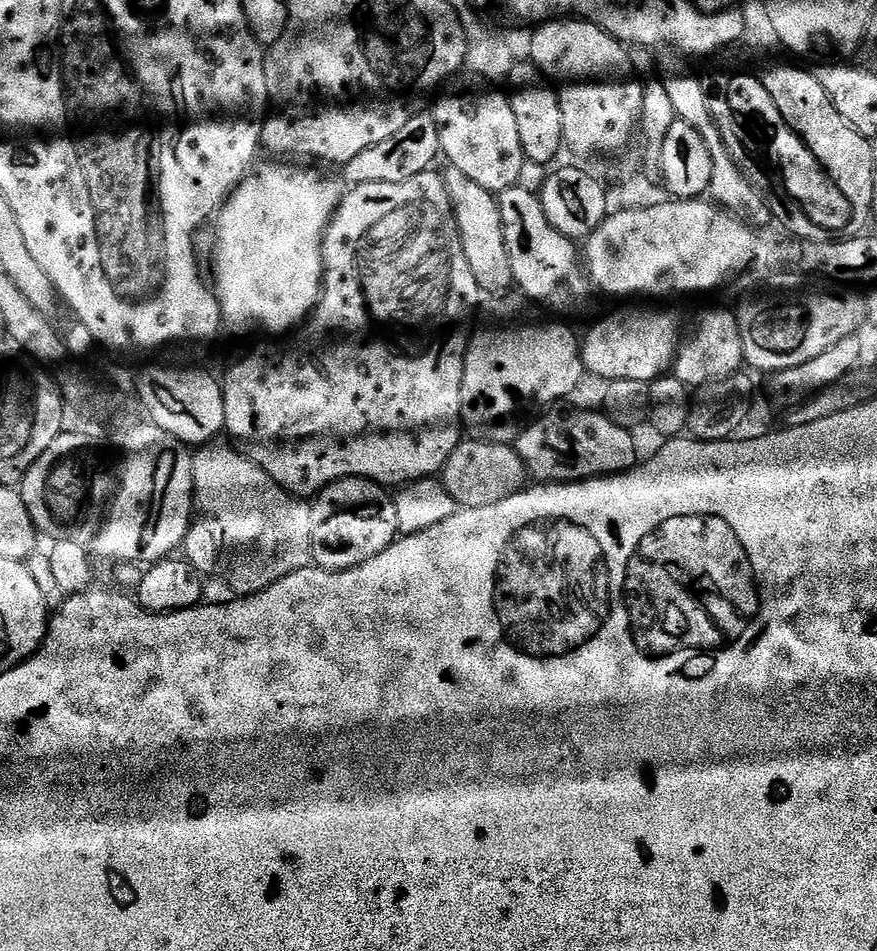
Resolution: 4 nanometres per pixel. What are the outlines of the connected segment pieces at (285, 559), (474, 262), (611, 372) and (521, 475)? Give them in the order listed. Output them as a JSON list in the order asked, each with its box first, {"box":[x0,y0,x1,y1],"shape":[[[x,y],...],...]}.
[{"box":[192,442,312,597],"shape":[[[213,442],[210,444],[205,444],[203,446],[197,447],[195,449],[193,458],[192,458],[192,491],[194,493],[194,504],[198,509],[201,508],[208,517],[214,521],[215,527],[219,529],[222,533],[224,531],[224,536],[232,544],[241,544],[244,548],[264,548],[264,552],[268,557],[265,558],[264,564],[260,564],[257,568],[252,568],[249,572],[236,572],[232,576],[232,588],[237,597],[242,596],[253,596],[256,592],[261,592],[269,588],[273,582],[273,574],[287,574],[290,572],[296,572],[299,568],[307,568],[312,564],[312,547],[310,546],[310,514],[312,513],[311,507],[303,499],[297,498],[292,495],[291,492],[285,492],[283,488],[279,488],[276,483],[274,483],[270,477],[266,474],[266,470],[262,470],[256,463],[254,463],[250,457],[245,456],[243,451],[237,450],[235,447],[227,448],[226,445],[220,444],[221,442]]]},{"box":[443,167,514,293],"shape":[[[449,167],[447,171],[443,173],[443,178],[446,182],[446,190],[450,194],[450,202],[456,215],[456,221],[458,222],[458,230],[462,238],[462,250],[466,250],[466,262],[470,262],[470,270],[478,282],[481,293],[507,293],[504,291],[508,287],[511,289],[514,281],[512,278],[512,267],[510,266],[510,254],[506,254],[506,238],[502,238],[502,214],[498,214],[496,196],[490,190],[478,186],[478,182],[474,182],[474,178],[466,178],[466,174],[462,174],[462,170]]]},{"box":[580,312,682,382],"shape":[[[616,312],[605,320],[600,320],[585,336],[582,336],[580,356],[589,373],[601,376],[604,382],[613,380],[643,380],[651,382],[671,369],[676,350],[682,343],[680,324],[668,312]]]},{"box":[442,438,529,508],"shape":[[[475,438],[461,439],[459,446],[444,464],[442,483],[460,508],[492,506],[516,492],[523,492],[529,483],[528,468],[512,444],[495,444]]]}]

